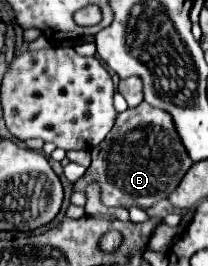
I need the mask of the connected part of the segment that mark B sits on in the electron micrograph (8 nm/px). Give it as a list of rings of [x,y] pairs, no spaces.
[[[142,101],[138,107],[134,109],[126,109],[124,113],[120,113],[116,117],[116,123],[112,127],[112,131],[108,133],[108,137],[98,145],[98,153],[96,149],[92,149],[92,165],[88,167],[88,171],[84,173],[84,177],[80,177],[74,183],[74,193],[72,193],[72,203],[74,205],[84,205],[86,197],[84,197],[84,187],[86,183],[90,183],[92,179],[98,179],[102,185],[102,201],[108,207],[140,207],[140,209],[150,209],[154,207],[158,201],[168,199],[168,195],[176,189],[176,185],[180,185],[180,179],[184,177],[184,173],[192,167],[192,159],[188,157],[188,151],[184,149],[178,133],[176,133],[176,125],[172,125],[172,117],[170,113],[156,109],[152,105],[148,105],[146,101]]]

